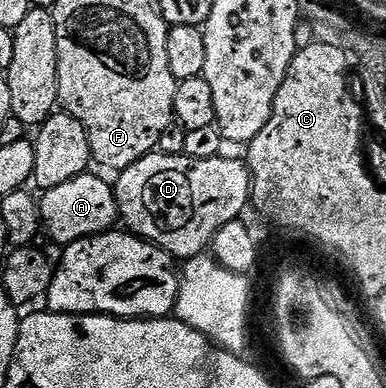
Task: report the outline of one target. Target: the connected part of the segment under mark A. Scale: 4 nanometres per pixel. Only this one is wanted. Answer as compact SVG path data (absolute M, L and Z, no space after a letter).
M94 171L81 173L76 179L68 179L68 183L60 183L60 187L45 190L41 194L38 211L42 216L45 236L50 236L58 247L65 247L85 237L113 230L119 220L113 184L97 177Z

